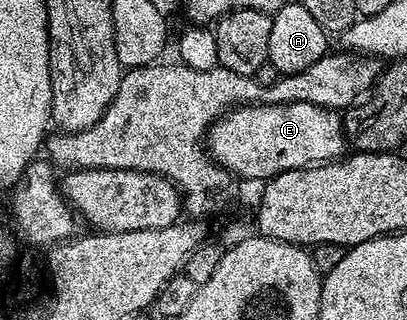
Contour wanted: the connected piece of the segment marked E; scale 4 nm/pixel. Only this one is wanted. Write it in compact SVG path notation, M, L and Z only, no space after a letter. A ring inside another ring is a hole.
M284 102L274 106L250 104L225 111L209 128L207 149L216 165L241 178L268 180L288 170L304 170L322 162L340 159L346 153L345 124L342 115L310 102Z

